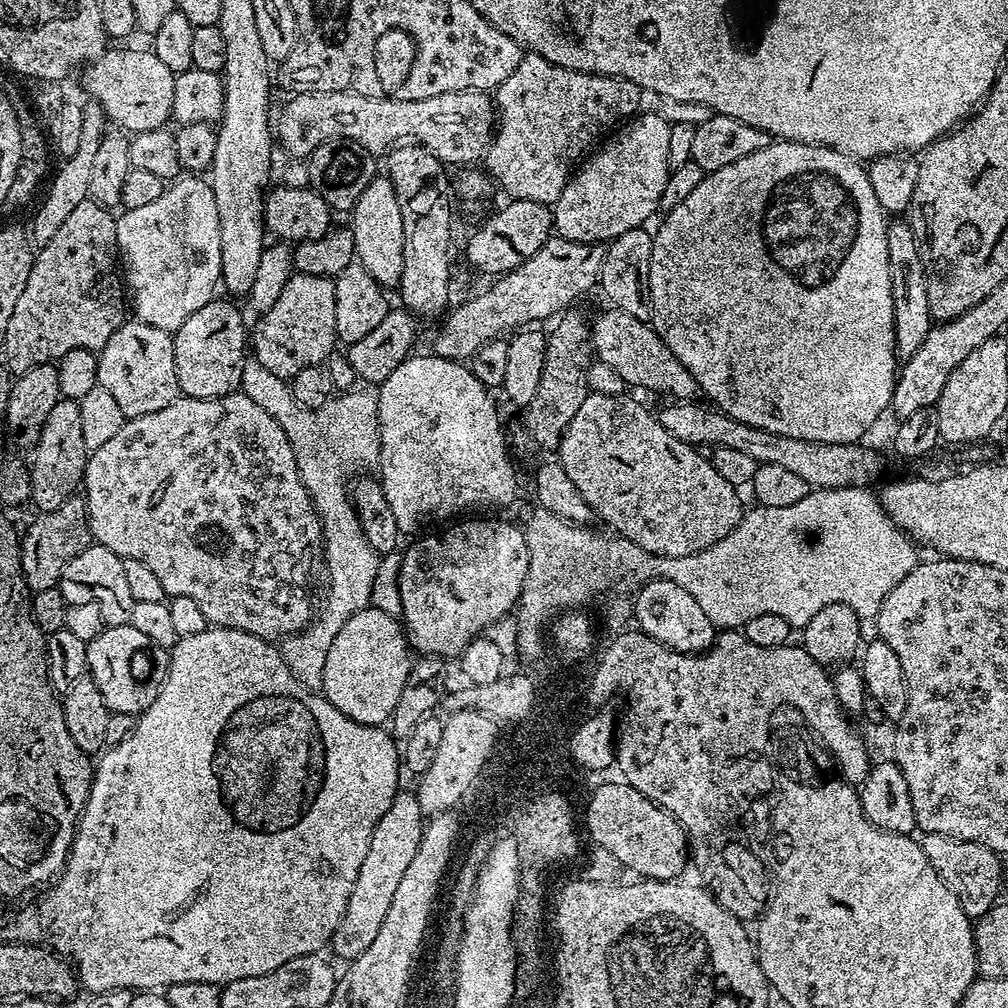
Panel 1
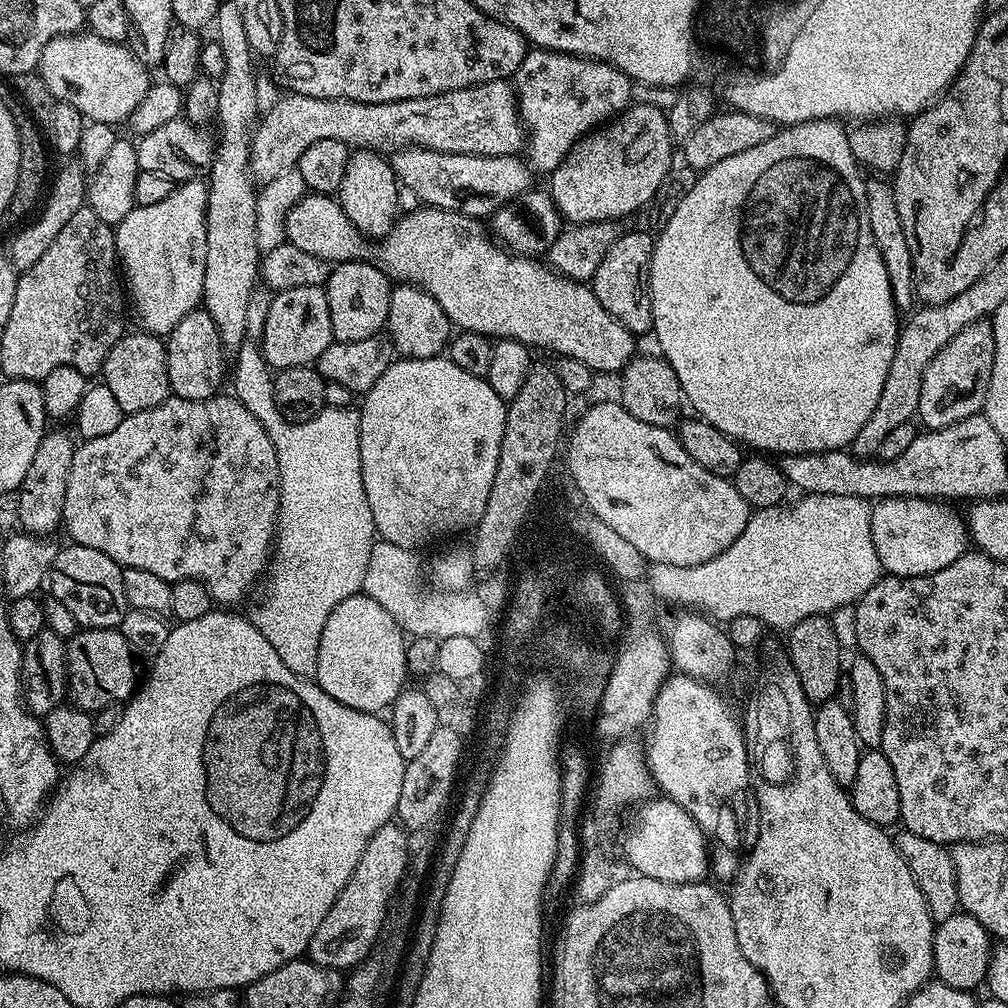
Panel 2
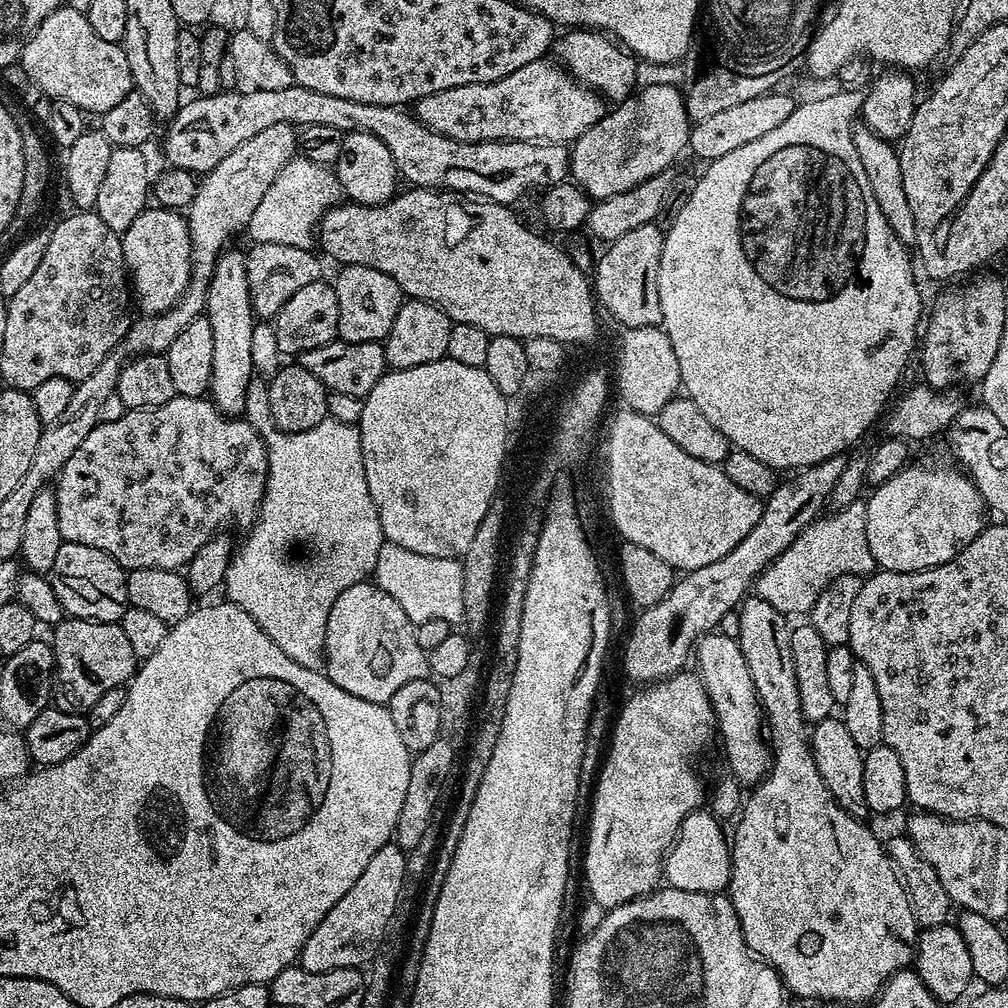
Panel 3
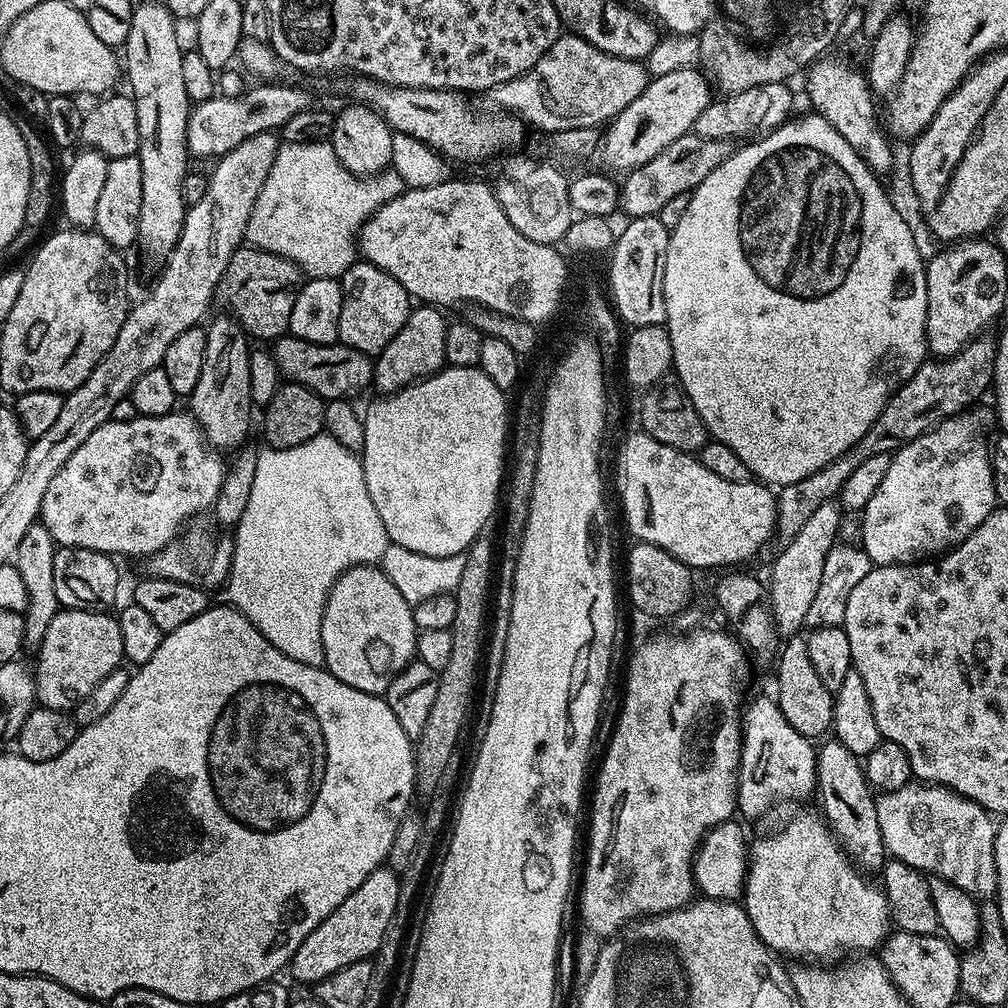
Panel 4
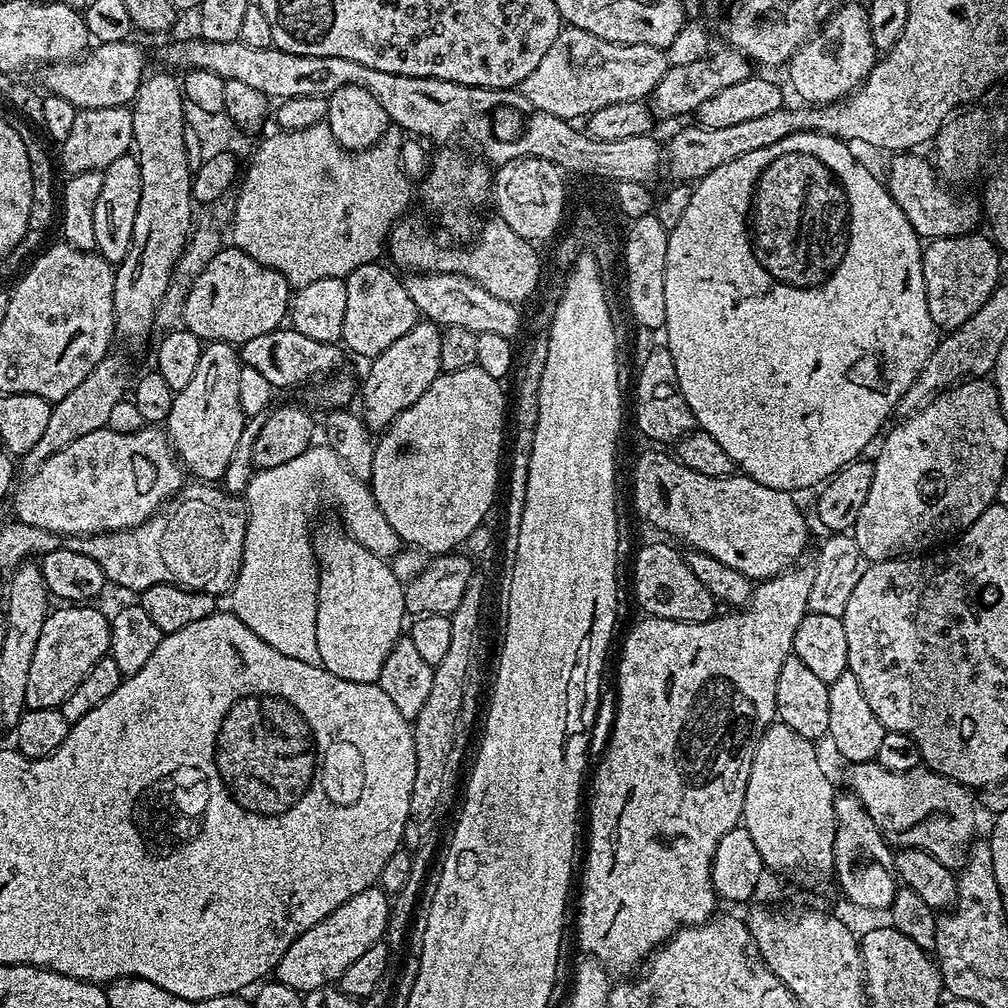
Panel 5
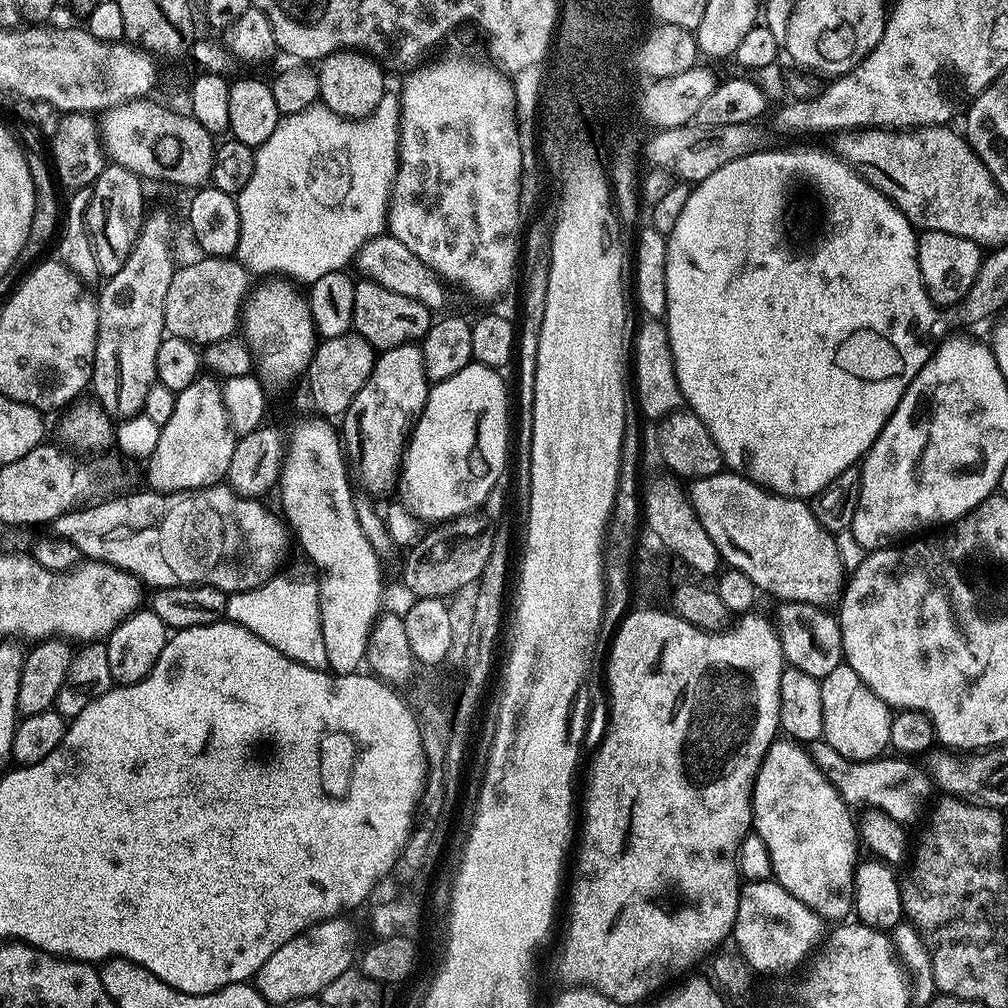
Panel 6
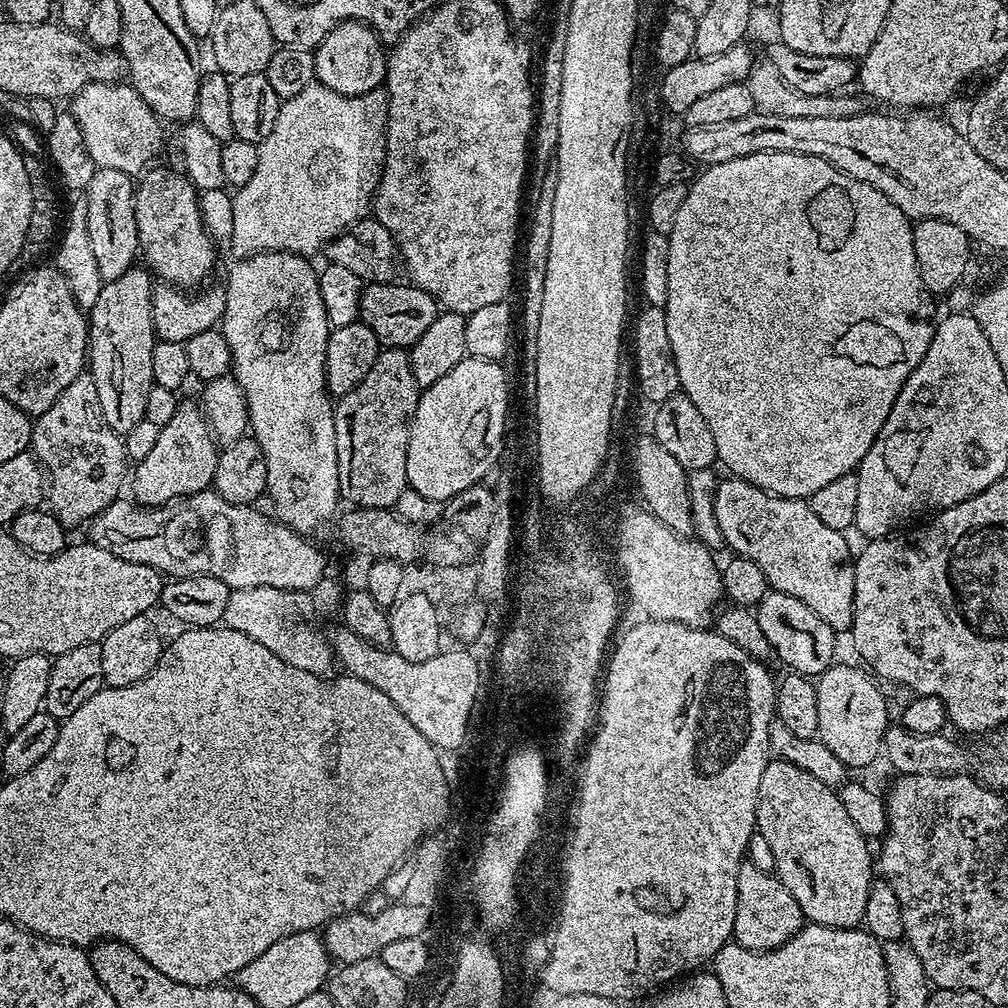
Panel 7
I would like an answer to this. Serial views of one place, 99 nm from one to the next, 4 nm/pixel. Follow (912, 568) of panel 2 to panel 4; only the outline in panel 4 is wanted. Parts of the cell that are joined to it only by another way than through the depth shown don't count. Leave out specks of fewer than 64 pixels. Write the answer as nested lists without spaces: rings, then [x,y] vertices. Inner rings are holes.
[[[980,407],[962,411],[949,420],[941,420],[938,427],[908,441],[891,453],[890,470],[886,470],[882,486],[878,486],[874,498],[870,498],[862,513],[862,547],[872,559],[873,565],[914,564],[925,558],[939,557],[957,548],[975,528],[982,526],[991,512],[996,511],[998,501],[992,477],[990,440],[987,440],[988,427],[994,424],[994,420],[990,412],[988,417],[987,410]]]

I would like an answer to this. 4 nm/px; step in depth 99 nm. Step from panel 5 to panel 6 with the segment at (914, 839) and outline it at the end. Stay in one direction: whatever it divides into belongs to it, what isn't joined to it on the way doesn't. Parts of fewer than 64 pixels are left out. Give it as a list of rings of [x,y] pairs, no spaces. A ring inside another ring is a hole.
[[[823,740],[813,741],[808,749],[812,761],[822,769],[824,776],[835,786],[849,807],[864,805],[867,809],[885,813],[896,823],[905,826],[919,816],[934,789],[934,782],[925,769],[919,769],[910,763],[913,761],[900,756],[852,760],[843,758],[838,750]]]

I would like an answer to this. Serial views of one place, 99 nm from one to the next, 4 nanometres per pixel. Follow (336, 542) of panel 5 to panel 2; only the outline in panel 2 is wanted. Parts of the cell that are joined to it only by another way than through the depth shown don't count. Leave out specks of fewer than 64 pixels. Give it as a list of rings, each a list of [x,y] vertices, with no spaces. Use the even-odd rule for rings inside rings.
[[[365,594],[351,596],[338,602],[338,606],[334,606],[322,630],[322,638],[318,646],[318,666],[314,677],[315,683],[319,684],[322,690],[326,690],[330,698],[354,710],[380,714],[383,713],[383,708],[385,711],[395,702],[396,696],[404,691],[406,688],[404,678],[406,679],[408,675],[406,632],[387,608]]]

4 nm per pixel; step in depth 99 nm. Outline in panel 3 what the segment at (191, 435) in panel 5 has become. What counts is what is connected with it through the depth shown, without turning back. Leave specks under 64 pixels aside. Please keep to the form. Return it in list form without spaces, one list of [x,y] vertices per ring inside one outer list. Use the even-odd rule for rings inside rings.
[[[225,251],[214,266],[214,274],[208,283],[208,307],[206,315],[214,337],[214,370],[210,370],[208,392],[216,409],[225,416],[244,416],[246,390],[254,379],[250,362],[250,345],[254,338],[254,326],[258,317],[252,311],[250,286],[246,278],[246,256],[243,251]]]

